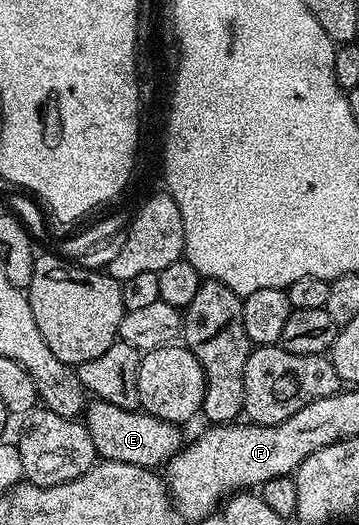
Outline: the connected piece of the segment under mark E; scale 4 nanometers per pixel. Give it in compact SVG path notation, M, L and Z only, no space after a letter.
M98 399L88 400L85 424L95 452L102 460L133 463L149 470L166 466L171 456L185 444L184 430L171 421L162 421L139 409L122 409Z

